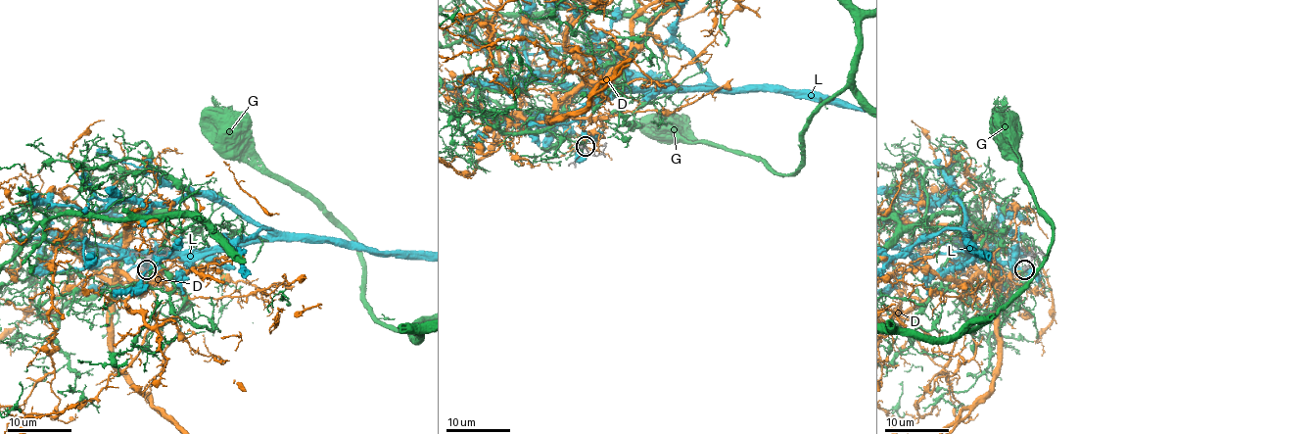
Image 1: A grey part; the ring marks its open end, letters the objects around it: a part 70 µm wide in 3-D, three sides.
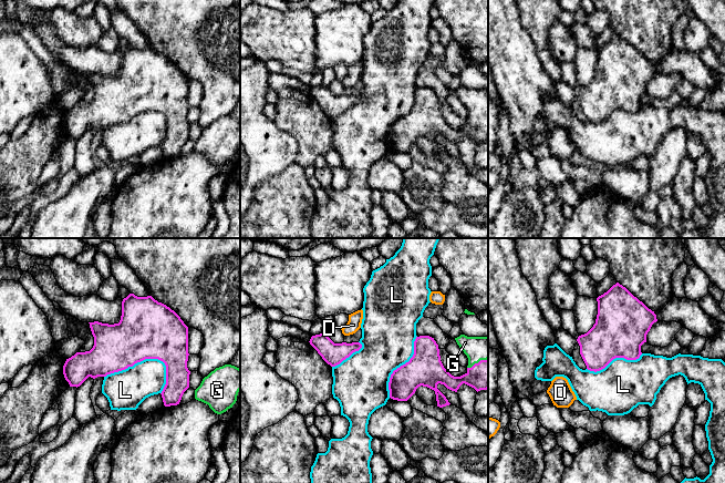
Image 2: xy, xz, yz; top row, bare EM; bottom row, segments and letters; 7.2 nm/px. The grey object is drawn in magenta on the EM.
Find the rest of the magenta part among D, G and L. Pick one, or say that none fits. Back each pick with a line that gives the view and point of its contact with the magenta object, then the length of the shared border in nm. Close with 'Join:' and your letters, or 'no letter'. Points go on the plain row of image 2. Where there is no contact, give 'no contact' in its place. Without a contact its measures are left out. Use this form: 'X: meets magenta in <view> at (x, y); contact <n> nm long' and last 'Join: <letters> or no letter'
G: meets magenta in xz at (478, 114); contact 170 nm long
Join: G

